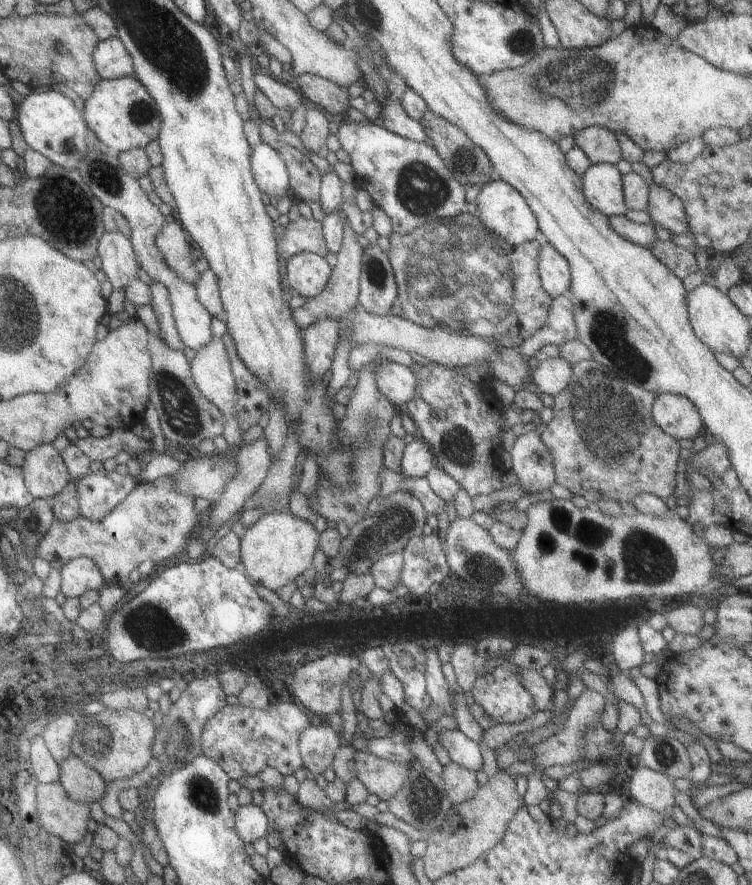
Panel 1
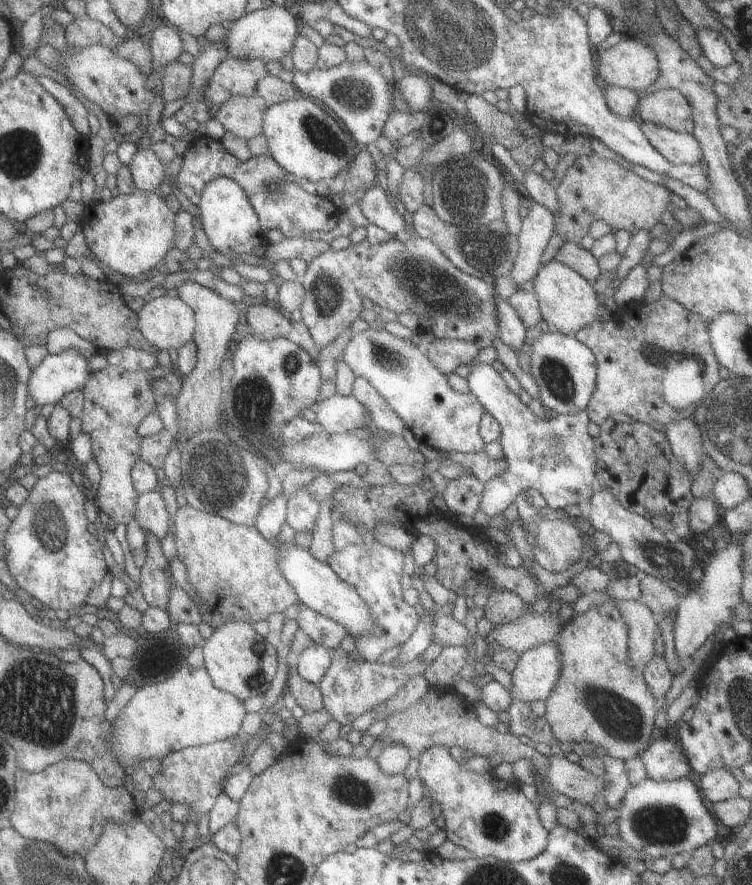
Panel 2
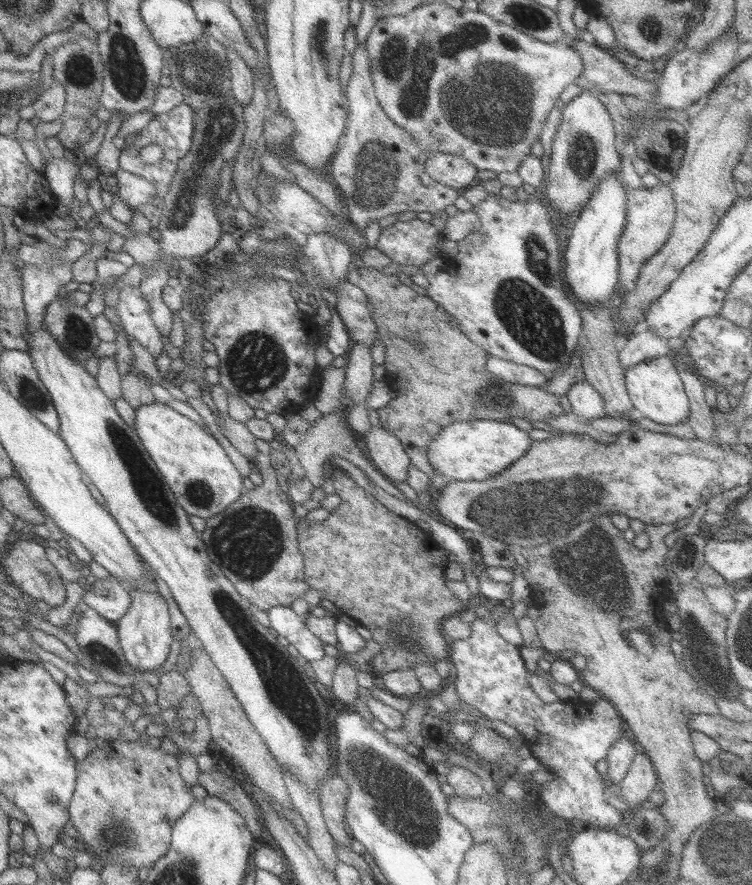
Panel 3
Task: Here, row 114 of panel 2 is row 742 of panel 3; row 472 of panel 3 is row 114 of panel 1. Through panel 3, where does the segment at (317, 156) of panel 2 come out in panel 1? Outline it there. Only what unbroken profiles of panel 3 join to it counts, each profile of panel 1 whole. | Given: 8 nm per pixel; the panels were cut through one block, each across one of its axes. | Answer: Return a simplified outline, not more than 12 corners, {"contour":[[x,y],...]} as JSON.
{"contour":[[133,74],[99,79],[83,100],[108,151],[156,140],[155,101]]}

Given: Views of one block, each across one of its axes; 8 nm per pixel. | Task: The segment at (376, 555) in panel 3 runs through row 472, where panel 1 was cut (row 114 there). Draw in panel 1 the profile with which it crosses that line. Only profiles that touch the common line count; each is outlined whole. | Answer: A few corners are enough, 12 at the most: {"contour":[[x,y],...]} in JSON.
{"contour":[[309,73],[296,82],[306,103],[345,115],[345,87]]}

